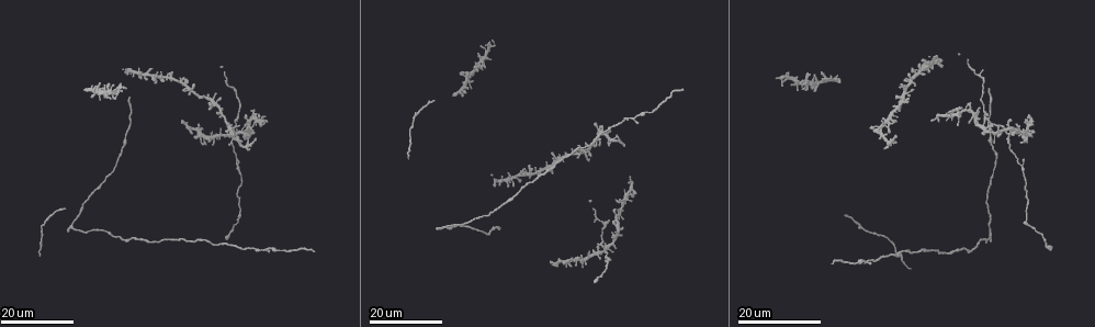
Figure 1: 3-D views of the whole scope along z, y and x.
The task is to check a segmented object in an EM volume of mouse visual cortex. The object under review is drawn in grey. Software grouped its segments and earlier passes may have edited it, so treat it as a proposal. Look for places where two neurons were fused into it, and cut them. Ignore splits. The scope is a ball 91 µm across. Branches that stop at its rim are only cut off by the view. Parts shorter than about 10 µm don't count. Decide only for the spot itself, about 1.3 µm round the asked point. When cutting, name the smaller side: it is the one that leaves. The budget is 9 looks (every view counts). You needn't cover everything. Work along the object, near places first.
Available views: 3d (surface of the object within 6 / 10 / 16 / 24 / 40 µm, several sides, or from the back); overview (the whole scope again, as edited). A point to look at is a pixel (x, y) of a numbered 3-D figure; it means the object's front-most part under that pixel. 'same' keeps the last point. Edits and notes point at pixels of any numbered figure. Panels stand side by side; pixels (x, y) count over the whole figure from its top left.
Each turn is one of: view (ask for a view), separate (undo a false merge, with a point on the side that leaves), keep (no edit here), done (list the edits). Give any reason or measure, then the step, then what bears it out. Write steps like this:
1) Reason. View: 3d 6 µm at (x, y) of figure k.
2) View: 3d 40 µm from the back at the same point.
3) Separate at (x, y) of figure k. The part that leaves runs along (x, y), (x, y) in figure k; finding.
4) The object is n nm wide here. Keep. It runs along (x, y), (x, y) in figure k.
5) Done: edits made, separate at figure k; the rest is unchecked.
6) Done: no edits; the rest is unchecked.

View: 3d 16 µm at (936, 117) of figure 1.

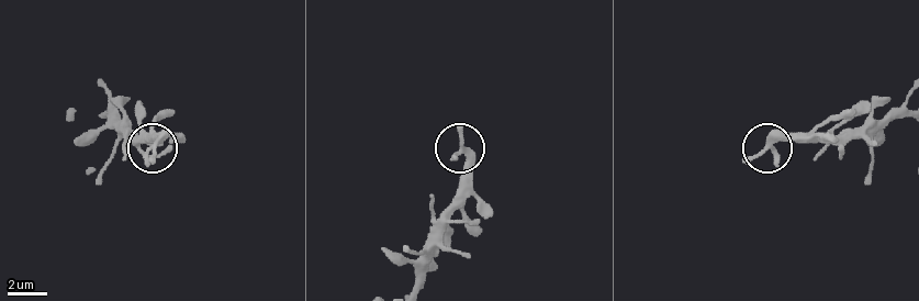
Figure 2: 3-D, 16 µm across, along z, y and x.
Zoom in. View: 3d 6 µm at (463, 150) of figure 2.

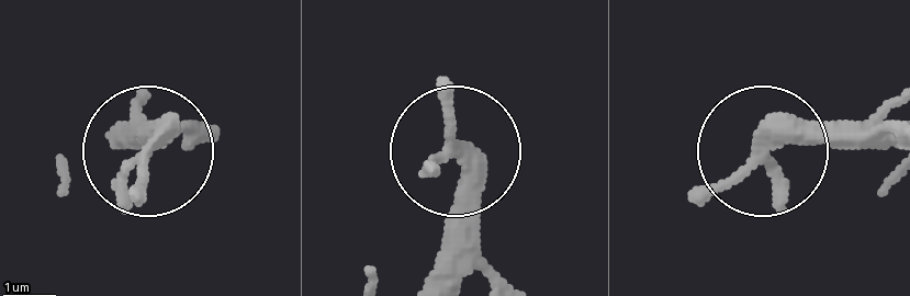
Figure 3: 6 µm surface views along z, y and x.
The object is 280 nm wide here. Keep. All the same neuron.

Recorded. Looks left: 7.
View: 3d 24 µm at (274, 252) of figure 1.

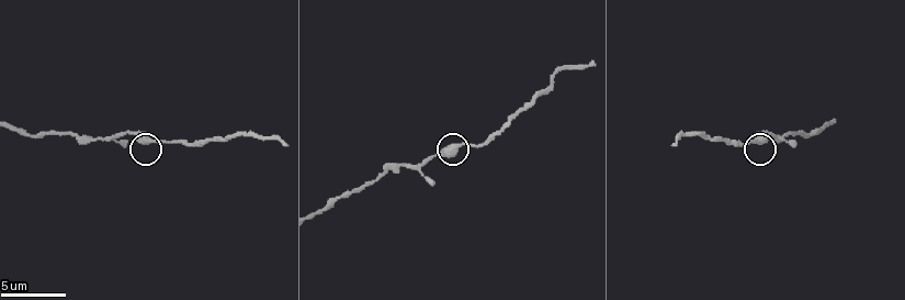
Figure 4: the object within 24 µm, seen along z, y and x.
View: 3d 6 µm at (152, 142) of figure 4.

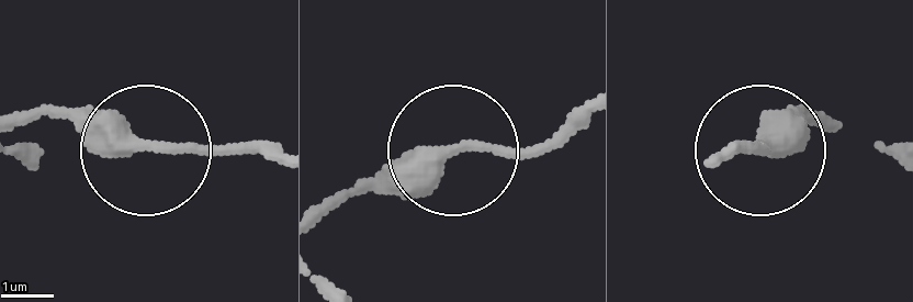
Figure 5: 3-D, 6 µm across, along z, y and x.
Keep. It runs along (14, 123), (93, 114), (158, 154), (272, 154) in figure 5; continuous, no second neuron.

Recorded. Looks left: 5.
Branch point. View: 3d 24 µm at (1008, 135) of figure 1.

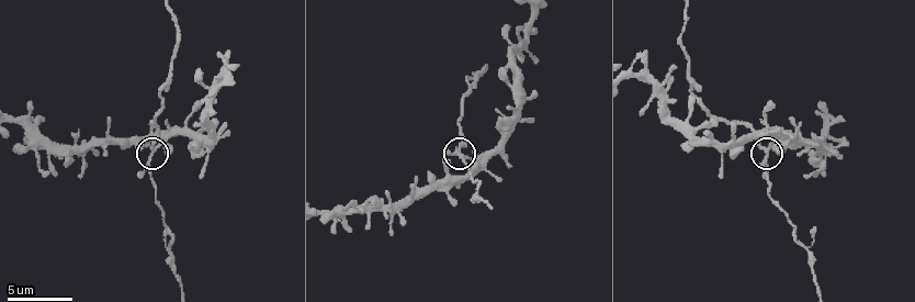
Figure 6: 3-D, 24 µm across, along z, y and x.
Closer look. View: 3d 6 µm at (764, 150) of figure 6.

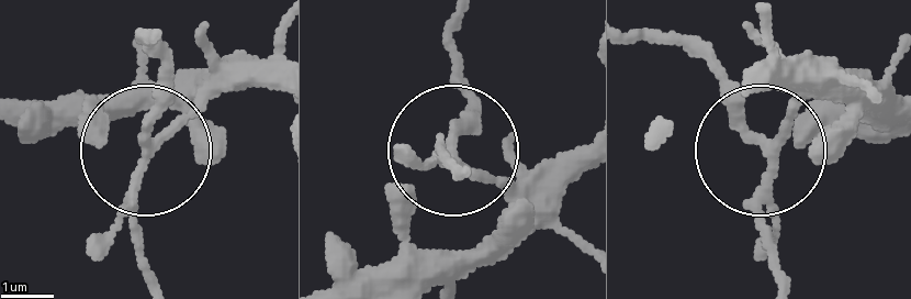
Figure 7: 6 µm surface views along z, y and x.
The object is 180 nm wide here. Separate at (139, 253) of figure 7. The part that leaves runs along (143, 176), (130, 223), (147, 276) in figure 7; a second neuron is stuck on.

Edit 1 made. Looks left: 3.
Done: edits made, separate at figure 7; the rest is unchecked.

